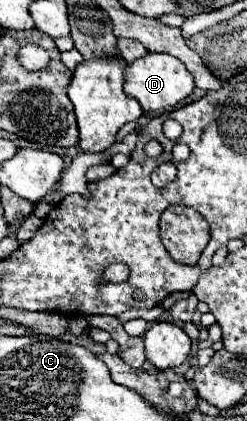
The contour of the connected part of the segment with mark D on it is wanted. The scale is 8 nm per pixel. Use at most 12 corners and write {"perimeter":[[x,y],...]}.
{"perimeter":[[148,53],[126,69],[124,91],[144,111],[174,109],[194,89],[188,69]]}

